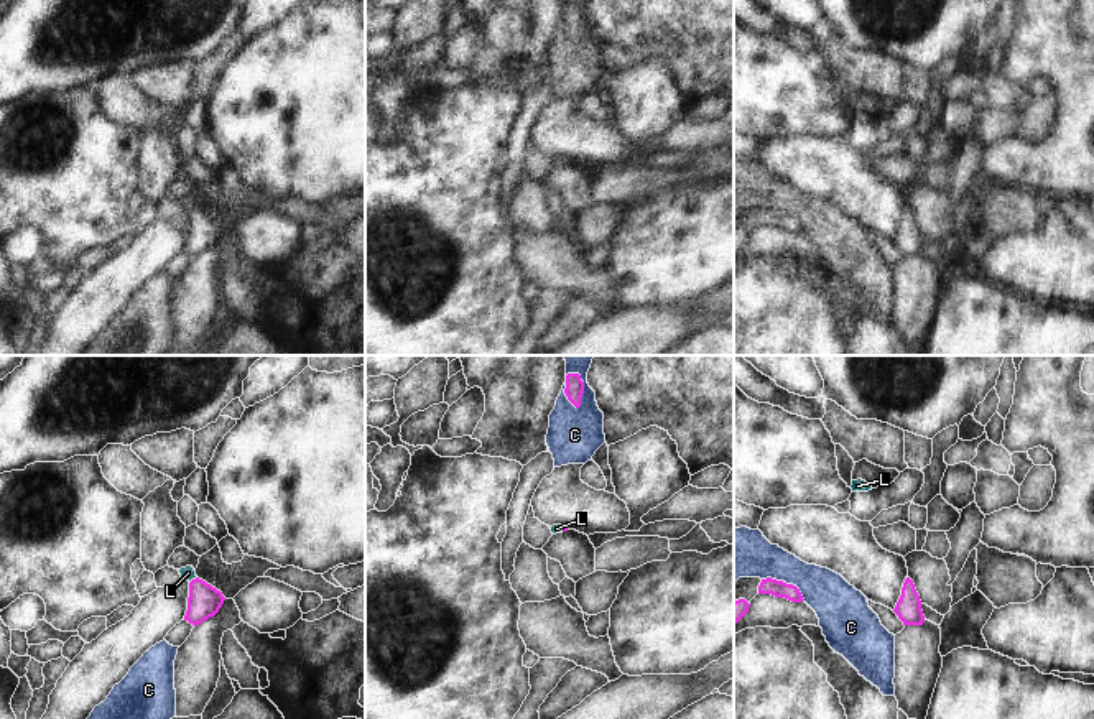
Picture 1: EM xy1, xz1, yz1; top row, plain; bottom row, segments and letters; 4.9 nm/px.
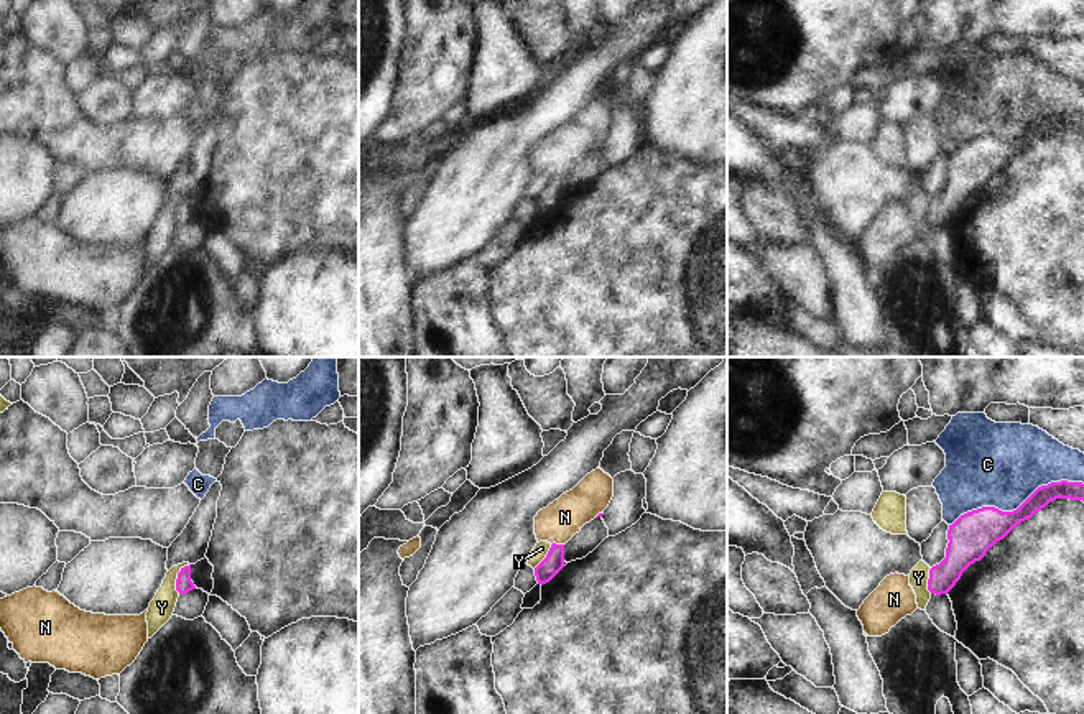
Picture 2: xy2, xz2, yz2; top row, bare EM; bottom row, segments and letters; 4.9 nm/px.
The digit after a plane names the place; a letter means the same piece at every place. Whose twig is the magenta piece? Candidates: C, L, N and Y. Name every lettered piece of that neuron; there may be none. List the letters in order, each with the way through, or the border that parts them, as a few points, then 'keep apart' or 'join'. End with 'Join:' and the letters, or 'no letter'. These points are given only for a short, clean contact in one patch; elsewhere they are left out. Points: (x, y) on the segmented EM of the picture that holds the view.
C: keep apart
L: way xy1 (204, 601), (193, 579), (188, 573); join
N: border xz2 (563, 543), (551, 545); keep apart
Y: border xy2 (189, 565), (178, 573), (178, 593); keep apart
Join: L

